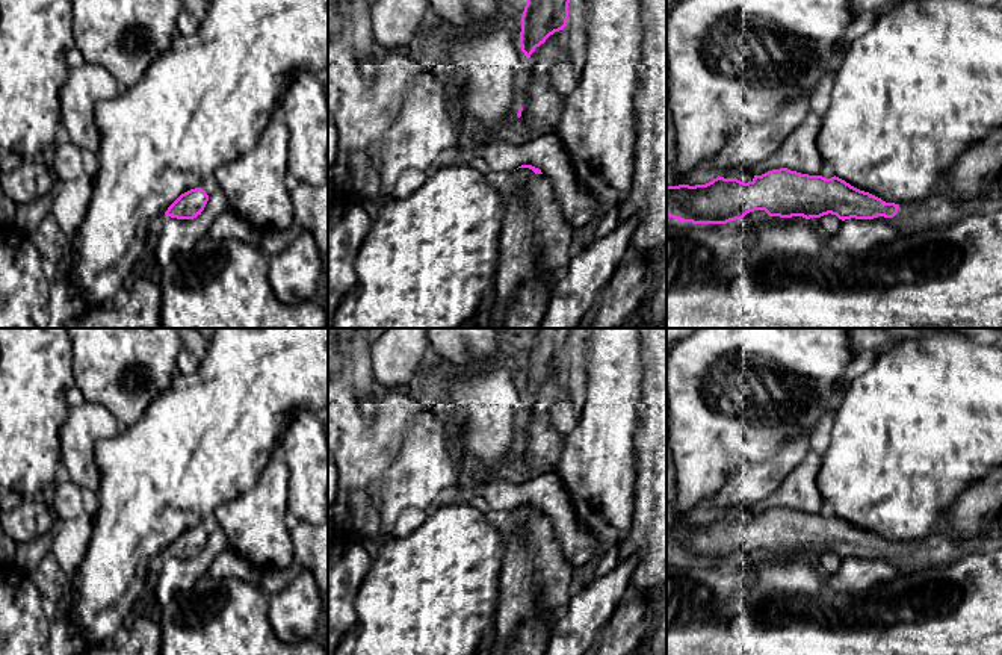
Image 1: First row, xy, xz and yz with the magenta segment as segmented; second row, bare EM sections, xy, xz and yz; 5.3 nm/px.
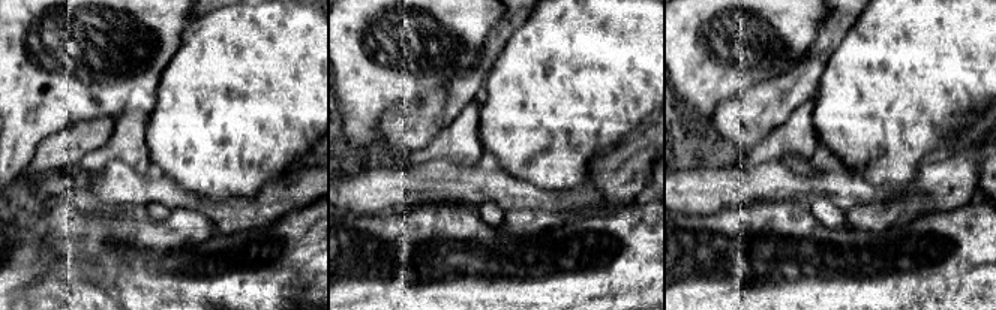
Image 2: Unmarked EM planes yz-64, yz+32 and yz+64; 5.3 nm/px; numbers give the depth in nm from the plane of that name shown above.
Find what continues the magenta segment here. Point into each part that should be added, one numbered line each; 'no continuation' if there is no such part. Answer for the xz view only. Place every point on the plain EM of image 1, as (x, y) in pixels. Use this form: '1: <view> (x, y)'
no continuation

